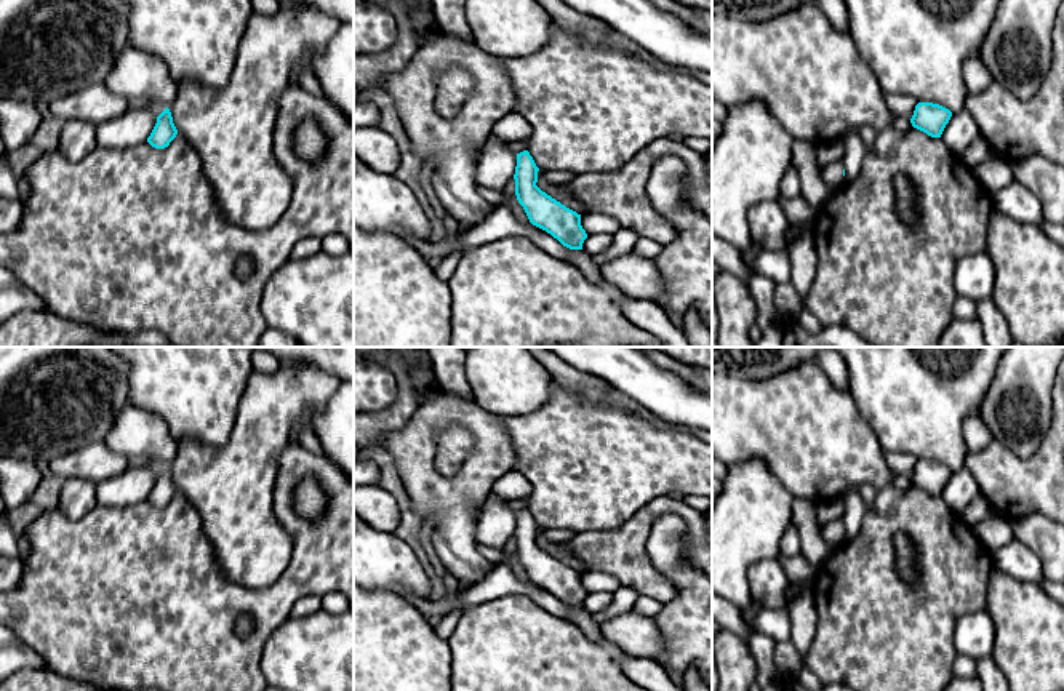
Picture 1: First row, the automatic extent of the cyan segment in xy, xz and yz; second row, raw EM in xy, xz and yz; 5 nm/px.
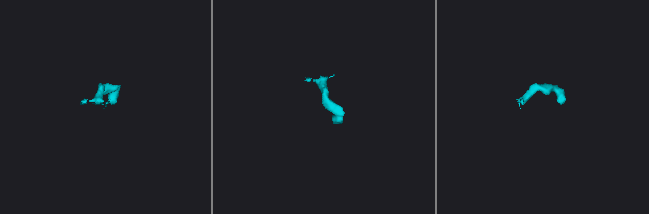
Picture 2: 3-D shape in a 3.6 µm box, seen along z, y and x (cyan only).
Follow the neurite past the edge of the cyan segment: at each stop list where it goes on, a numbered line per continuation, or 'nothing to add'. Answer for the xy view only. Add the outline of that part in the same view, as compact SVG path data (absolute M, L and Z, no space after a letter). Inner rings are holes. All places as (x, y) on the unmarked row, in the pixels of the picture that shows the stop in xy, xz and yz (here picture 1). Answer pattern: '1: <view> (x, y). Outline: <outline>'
nothing to add

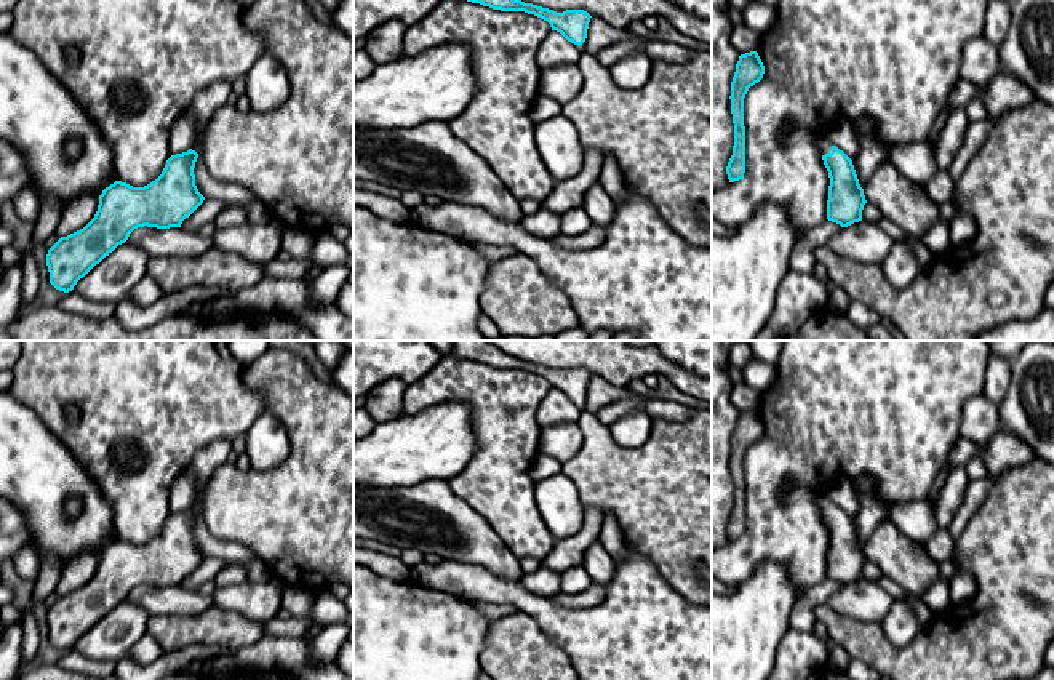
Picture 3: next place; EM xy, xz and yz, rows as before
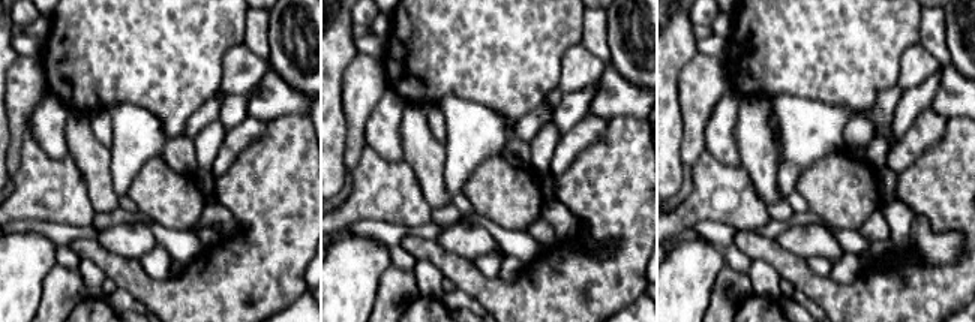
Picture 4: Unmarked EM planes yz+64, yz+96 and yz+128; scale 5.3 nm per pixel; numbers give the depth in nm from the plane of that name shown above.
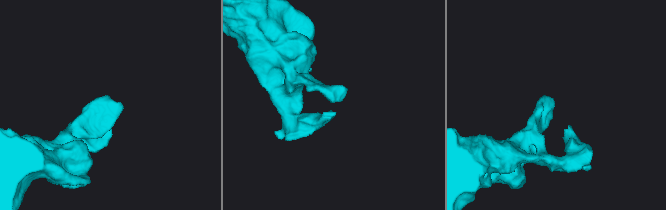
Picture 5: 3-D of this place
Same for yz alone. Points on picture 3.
1: yz (824, 501). Outline: M819 494L817 496L817 504L819 504L822 514L825 514L825 512L832 510L833 502L830 501L830 498L827 494Z

